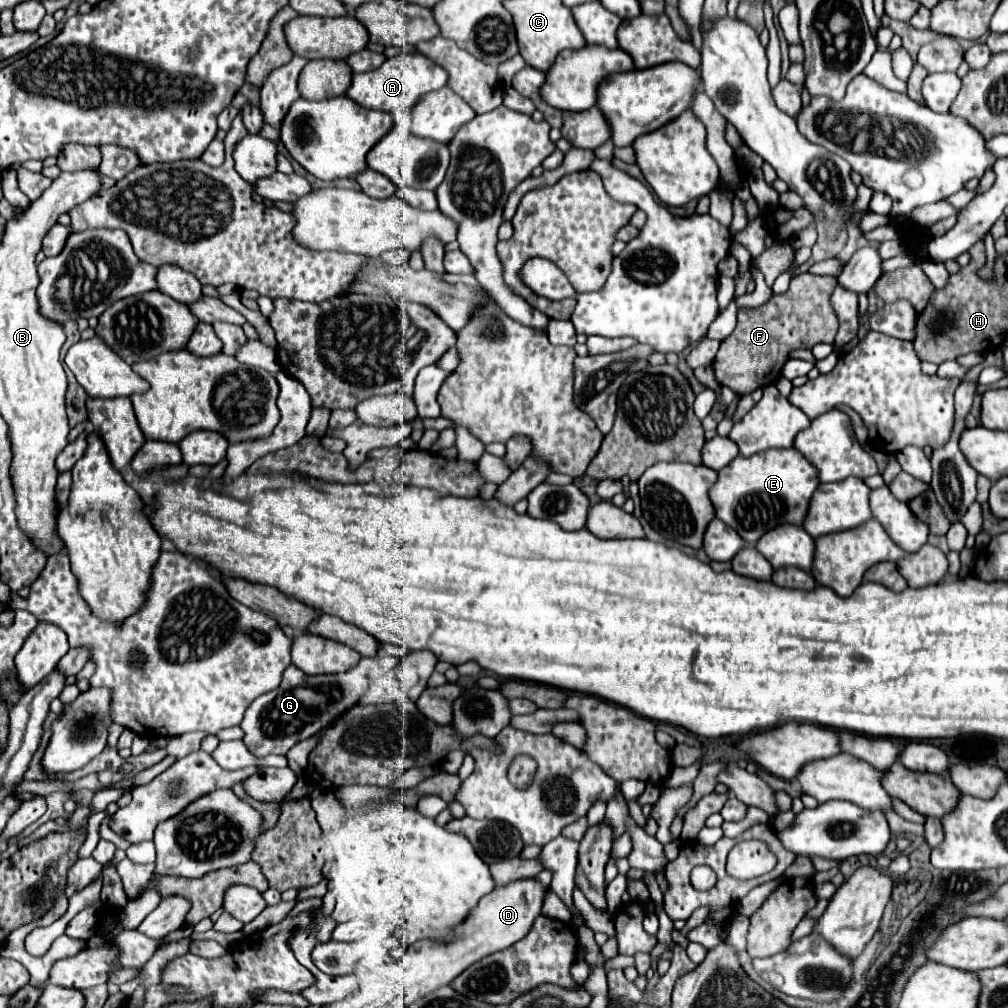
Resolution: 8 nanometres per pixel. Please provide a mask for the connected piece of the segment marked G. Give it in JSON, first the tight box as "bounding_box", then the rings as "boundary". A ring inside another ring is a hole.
{"bounding_box":[240,657,382,757],"boundary":[[[362,657],[350,671],[334,675],[306,675],[294,665],[288,665],[282,675],[282,683],[274,691],[254,699],[246,709],[244,721],[240,725],[246,733],[246,747],[254,749],[254,755],[258,757],[270,753],[286,755],[296,743],[326,729],[346,709],[352,709],[380,673],[382,669],[376,657]]]}

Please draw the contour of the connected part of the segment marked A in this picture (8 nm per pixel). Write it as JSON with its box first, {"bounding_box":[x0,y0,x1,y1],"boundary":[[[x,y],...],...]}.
{"bounding_box":[346,51,446,121],"boundary":[[[414,51],[414,53],[402,53],[398,57],[386,59],[382,67],[366,73],[356,73],[352,77],[352,85],[346,91],[346,97],[356,101],[358,105],[364,105],[366,109],[380,109],[393,116],[394,121],[407,121],[412,116],[412,109],[416,101],[430,91],[446,87],[446,71],[430,61],[426,55]]]}

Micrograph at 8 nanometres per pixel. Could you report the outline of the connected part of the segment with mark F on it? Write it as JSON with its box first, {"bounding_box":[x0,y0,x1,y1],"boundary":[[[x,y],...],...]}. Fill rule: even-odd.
{"bounding_box":[714,273,838,395],"boundary":[[[802,273],[790,281],[790,289],[784,295],[774,295],[756,309],[738,311],[736,331],[722,341],[714,359],[718,383],[730,387],[738,395],[746,395],[774,383],[790,351],[800,347],[812,349],[816,343],[834,343],[838,331],[838,317],[830,305],[834,285],[838,283],[832,275]]]}

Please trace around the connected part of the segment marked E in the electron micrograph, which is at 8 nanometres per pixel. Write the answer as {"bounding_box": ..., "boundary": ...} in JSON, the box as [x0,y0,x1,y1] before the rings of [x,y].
{"bounding_box":[708,447,818,545],"boundary":[[[794,447],[766,449],[752,457],[738,455],[730,465],[722,467],[708,495],[716,509],[716,517],[730,525],[748,545],[754,545],[766,531],[778,525],[802,525],[818,483],[816,469]]]}

